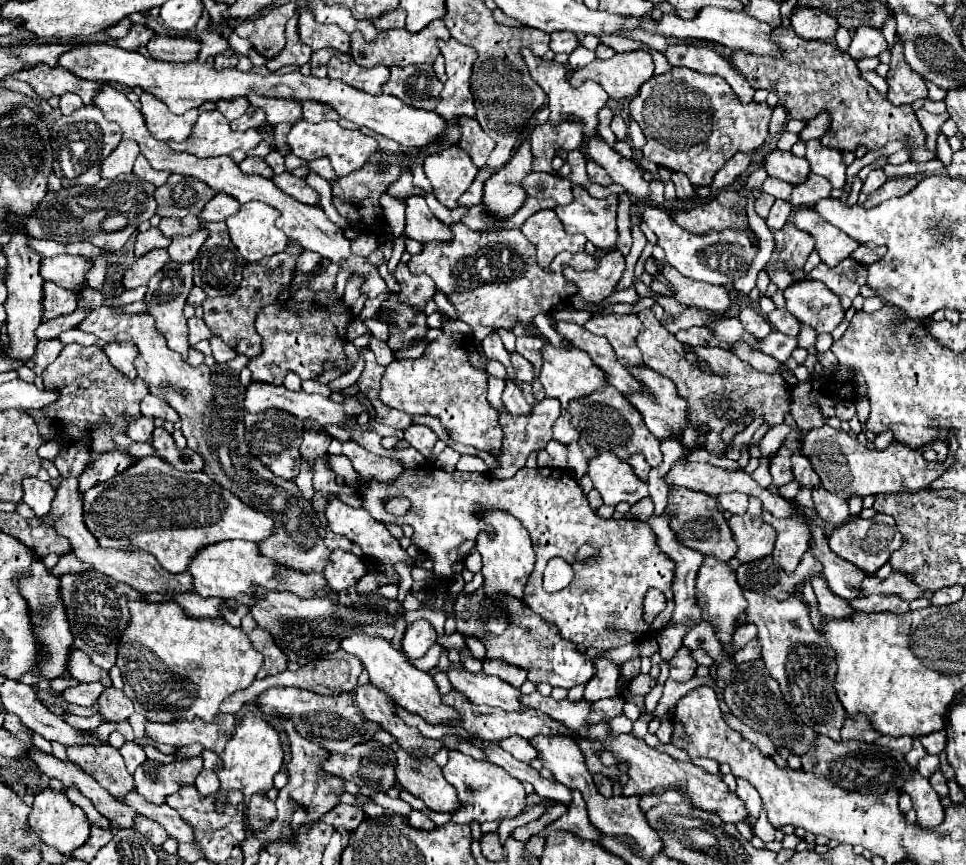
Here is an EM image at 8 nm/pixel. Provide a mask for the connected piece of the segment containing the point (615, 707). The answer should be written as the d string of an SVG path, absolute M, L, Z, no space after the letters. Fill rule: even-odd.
M621 697L595 701L589 721L603 721L603 719L613 719L613 717L621 715L621 713L623 713L623 703L625 703L625 701L621 701Z

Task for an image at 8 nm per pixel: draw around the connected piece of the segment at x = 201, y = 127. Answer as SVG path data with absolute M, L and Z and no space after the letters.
M219 109L203 111L193 127L193 135L187 141L167 141L167 145L175 151L187 151L197 157L215 157L229 155L235 149L249 151L259 145L263 137L259 131L231 131L229 121Z

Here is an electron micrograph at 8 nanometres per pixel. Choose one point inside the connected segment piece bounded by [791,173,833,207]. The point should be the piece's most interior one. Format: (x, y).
(815, 187)

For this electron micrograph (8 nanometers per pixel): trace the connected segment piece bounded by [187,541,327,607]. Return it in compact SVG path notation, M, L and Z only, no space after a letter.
M221 541L215 545L207 545L207 549L199 549L199 553L191 559L187 571L191 573L193 587L199 595L235 599L247 607L255 603L255 595L253 595L255 589L251 589L251 585L263 585L267 589L277 589L277 591L291 591L303 599L315 597L315 591L327 585L323 575L299 573L267 557L261 557L257 545L251 541Z

